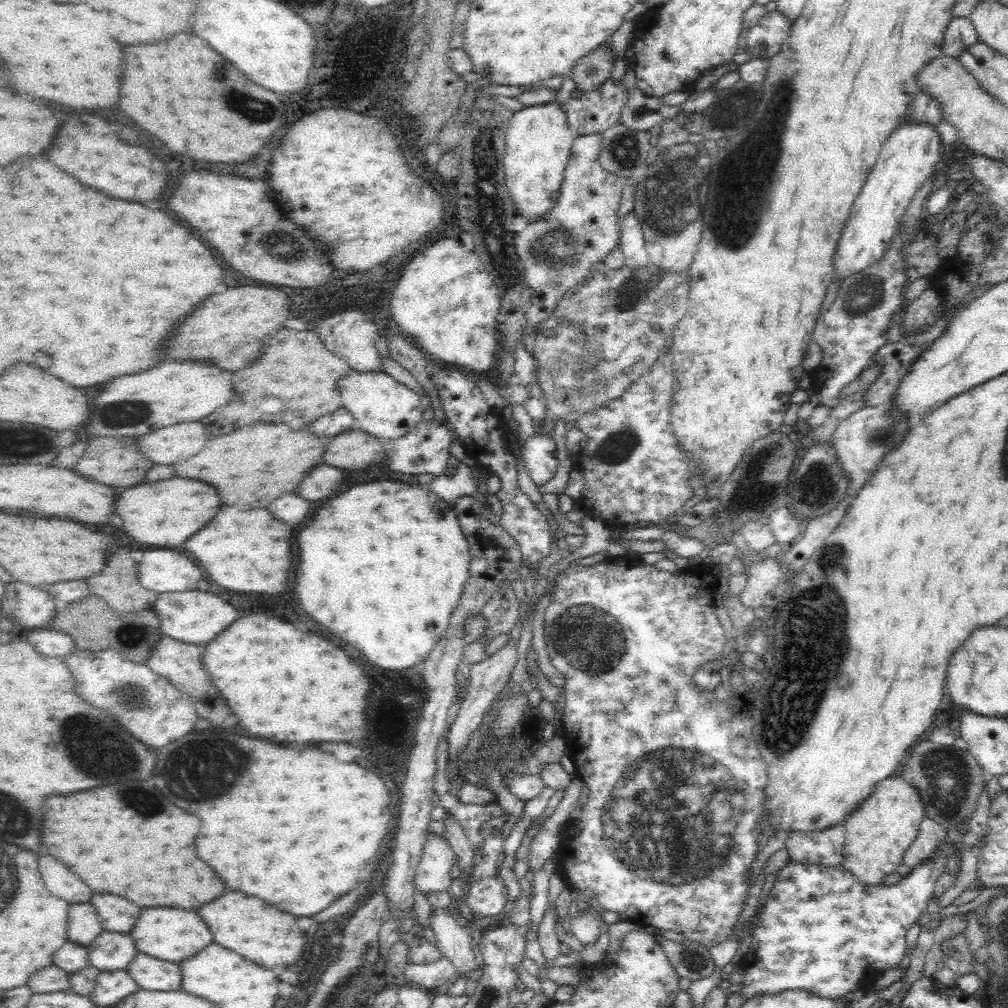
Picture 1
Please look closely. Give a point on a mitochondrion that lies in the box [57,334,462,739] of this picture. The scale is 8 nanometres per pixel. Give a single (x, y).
(146, 701)

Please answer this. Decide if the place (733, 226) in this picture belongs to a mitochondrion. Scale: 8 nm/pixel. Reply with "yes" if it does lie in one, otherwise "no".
yes

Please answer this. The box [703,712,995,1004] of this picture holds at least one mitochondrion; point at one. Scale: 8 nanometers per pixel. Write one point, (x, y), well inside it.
(947, 773)

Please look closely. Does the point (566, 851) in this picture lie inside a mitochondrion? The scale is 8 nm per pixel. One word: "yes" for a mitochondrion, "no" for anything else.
no

